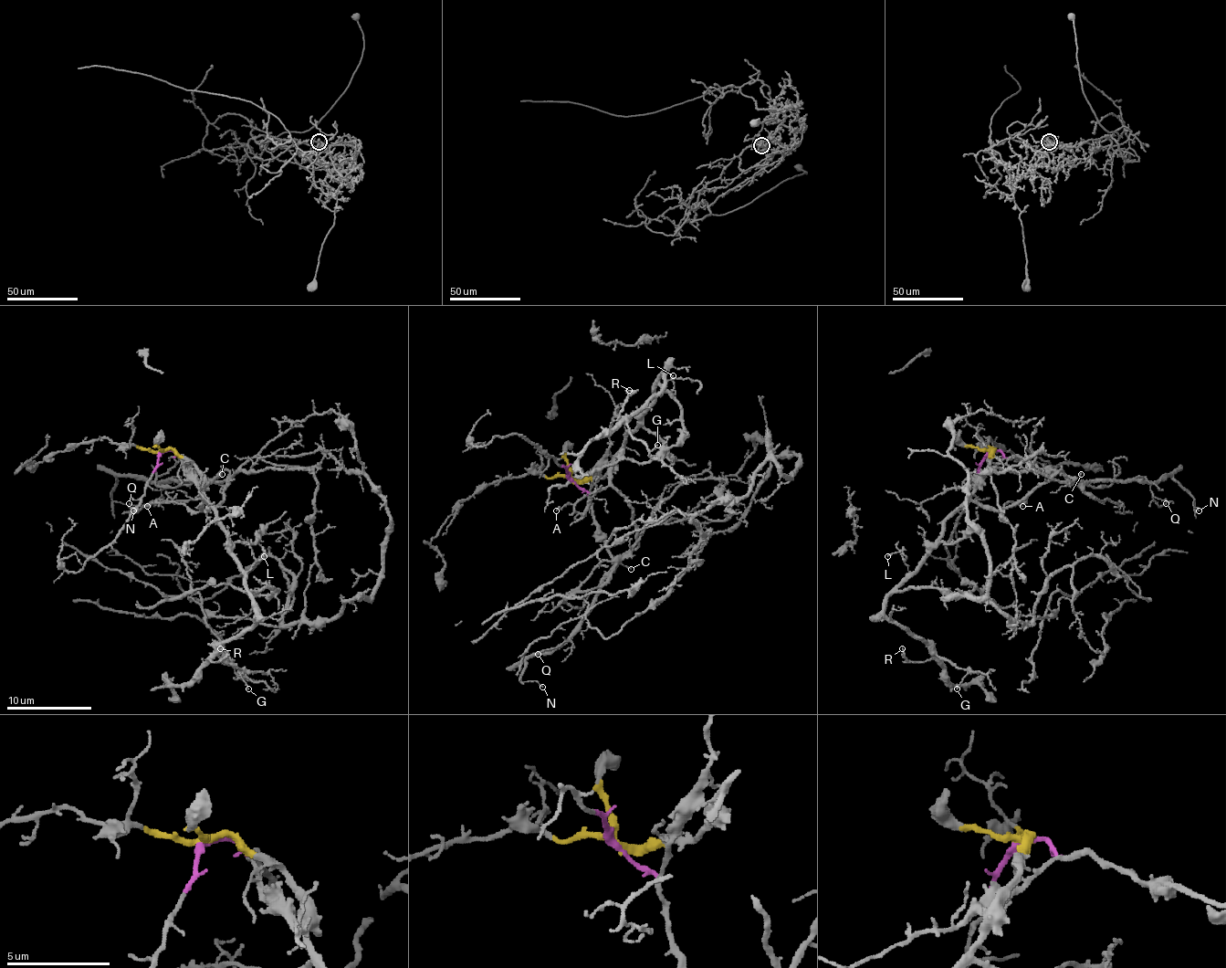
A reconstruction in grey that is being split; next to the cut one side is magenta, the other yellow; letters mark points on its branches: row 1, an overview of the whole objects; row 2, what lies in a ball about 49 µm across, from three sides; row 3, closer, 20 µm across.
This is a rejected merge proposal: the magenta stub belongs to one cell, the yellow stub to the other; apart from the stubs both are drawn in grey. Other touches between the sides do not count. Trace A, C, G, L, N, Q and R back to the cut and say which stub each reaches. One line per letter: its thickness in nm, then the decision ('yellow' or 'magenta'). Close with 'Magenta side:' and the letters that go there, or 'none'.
A: 130 nm | yellow
C: 140 nm | magenta
G: 100 nm | yellow
L: 130 nm | yellow
N: 90 nm | magenta
Q: 100 nm | magenta
R: 120 nm | yellow
Magenta side: C, N, Q

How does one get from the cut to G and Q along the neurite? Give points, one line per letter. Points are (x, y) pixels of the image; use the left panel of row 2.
G: (161, 452), (175, 450), (199, 474), (201, 495), (254, 599), (254, 623), (218, 652), (247, 689)
Q: (161, 452), (171, 450), (182, 457), (203, 480), (167, 480), (161, 487), (161, 497), (148, 508), (129, 503)

